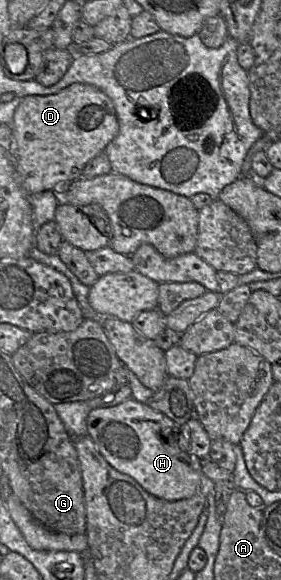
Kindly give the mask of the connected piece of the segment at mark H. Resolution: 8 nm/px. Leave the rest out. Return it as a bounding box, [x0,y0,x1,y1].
[87,397,208,501]

